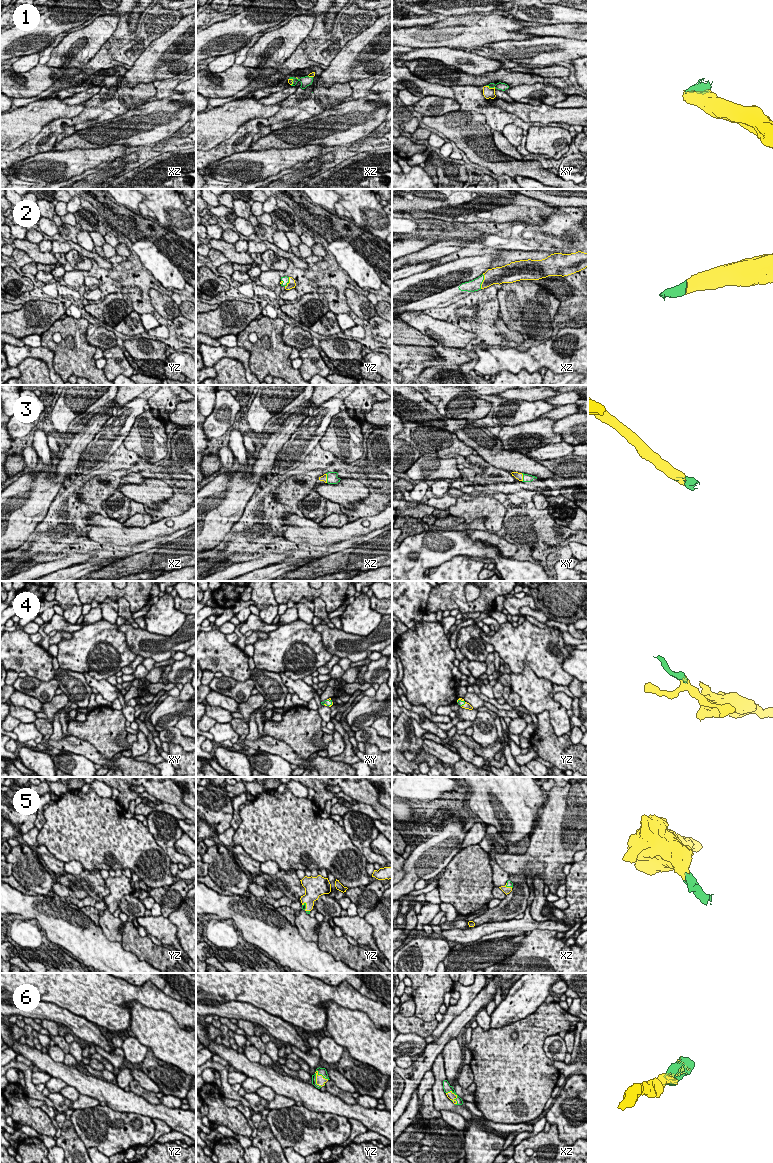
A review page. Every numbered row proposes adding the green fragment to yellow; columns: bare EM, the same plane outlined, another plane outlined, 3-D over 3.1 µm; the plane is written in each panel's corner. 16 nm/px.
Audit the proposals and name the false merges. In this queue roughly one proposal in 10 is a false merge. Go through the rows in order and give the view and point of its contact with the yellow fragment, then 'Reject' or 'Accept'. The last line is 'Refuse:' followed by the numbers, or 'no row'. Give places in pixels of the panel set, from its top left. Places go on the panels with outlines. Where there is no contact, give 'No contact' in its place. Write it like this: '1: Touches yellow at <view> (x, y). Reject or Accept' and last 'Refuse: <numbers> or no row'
1: Touches yellow at xy (491, 88). Accept
2: Touches yellow at xz (483, 281). Accept
3: Touches yellow at xy (522, 477). Accept
4: Touches yellow at yz (461, 700). Accept
5: Touches yellow at yz (306, 908). Accept
6: Touches yellow at yz (321, 1075). Accept
Refuse: no row

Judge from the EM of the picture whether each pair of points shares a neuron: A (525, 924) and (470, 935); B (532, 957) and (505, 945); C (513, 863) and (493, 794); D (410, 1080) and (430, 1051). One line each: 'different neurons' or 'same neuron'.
A: same neuron
B: different neurons
C: different neurons
D: same neuron

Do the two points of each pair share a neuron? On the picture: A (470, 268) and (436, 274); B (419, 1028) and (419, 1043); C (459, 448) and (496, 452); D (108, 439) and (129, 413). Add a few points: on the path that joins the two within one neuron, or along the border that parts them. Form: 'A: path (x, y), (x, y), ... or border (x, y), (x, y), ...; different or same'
A: path (462, 270), (457, 270), (451, 274), (444, 274); same
B: border (402, 1032), (415, 1032), (424, 1038); different
C: border (456, 434), (460, 440), (474, 450); different
D: path (113, 433), (125, 419); same

